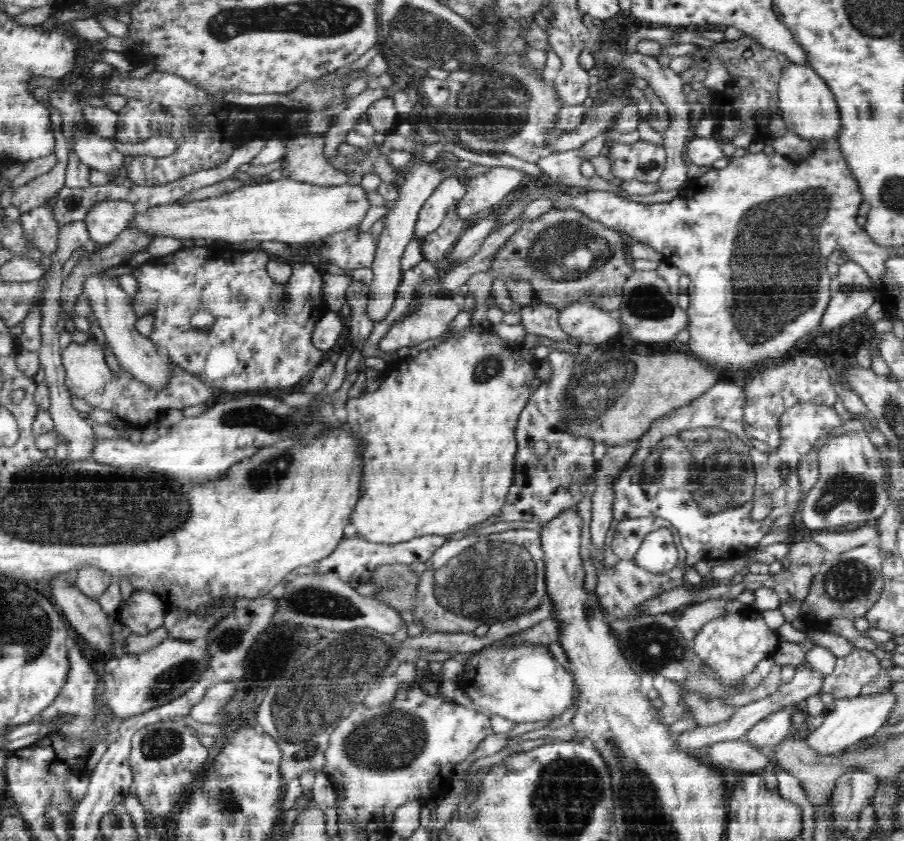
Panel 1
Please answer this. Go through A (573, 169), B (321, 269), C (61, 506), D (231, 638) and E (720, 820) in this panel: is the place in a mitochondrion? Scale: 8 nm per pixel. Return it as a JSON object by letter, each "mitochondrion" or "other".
{"A":"other","B":"other","C":"mitochondrion","D":"mitochondrion","E":"other"}

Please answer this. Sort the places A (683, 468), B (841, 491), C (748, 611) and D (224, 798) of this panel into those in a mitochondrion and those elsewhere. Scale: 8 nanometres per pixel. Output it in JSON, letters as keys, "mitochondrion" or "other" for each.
{"A":"mitochondrion","B":"mitochondrion","C":"other","D":"mitochondrion"}

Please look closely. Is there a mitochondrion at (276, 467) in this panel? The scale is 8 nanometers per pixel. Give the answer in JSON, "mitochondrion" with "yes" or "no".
{"mitochondrion":"yes"}

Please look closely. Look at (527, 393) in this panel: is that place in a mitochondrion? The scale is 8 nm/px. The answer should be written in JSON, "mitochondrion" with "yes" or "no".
{"mitochondrion":"no"}

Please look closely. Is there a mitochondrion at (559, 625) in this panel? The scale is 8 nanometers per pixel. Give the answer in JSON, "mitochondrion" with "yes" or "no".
{"mitochondrion":"no"}

